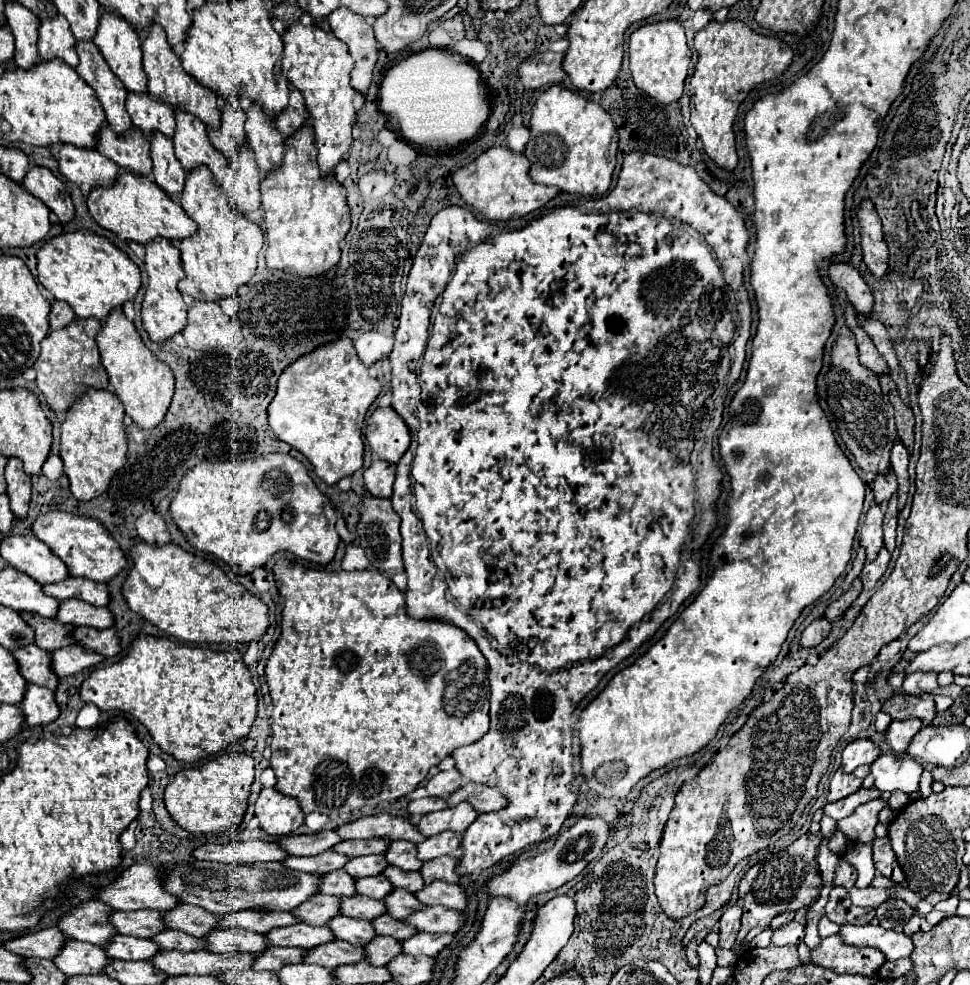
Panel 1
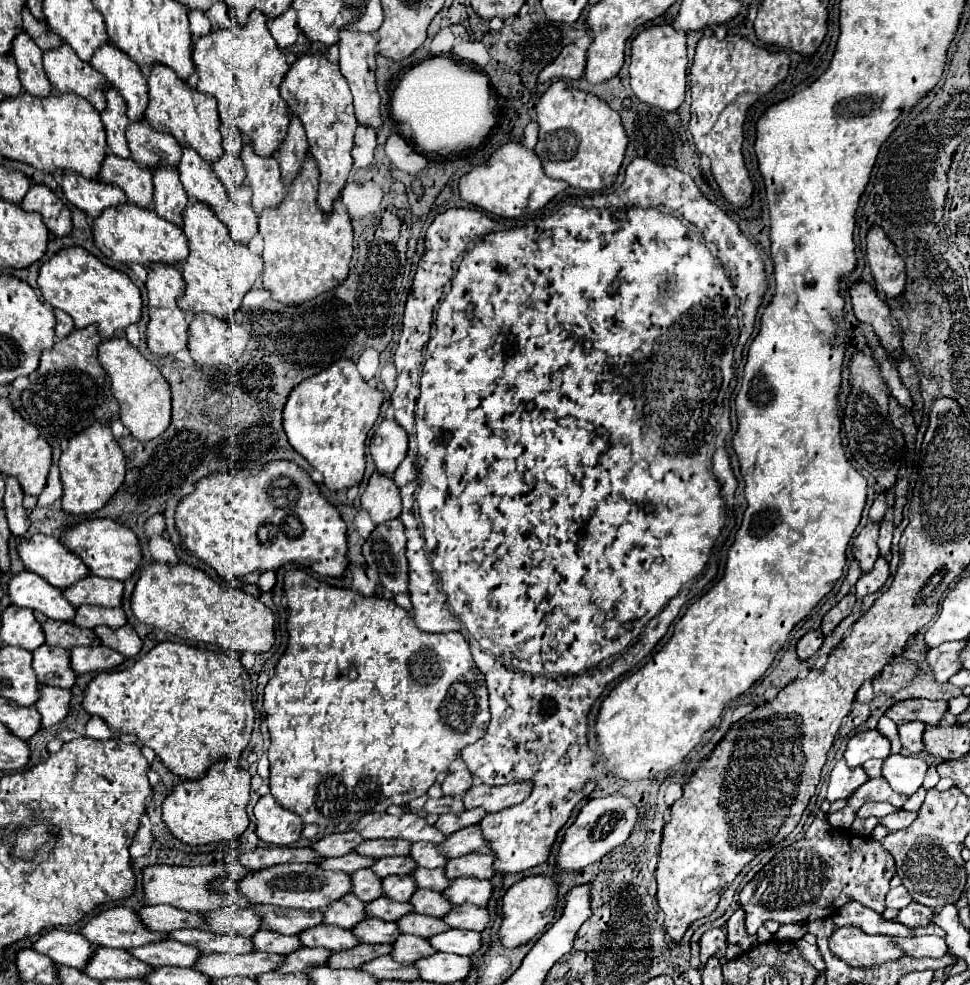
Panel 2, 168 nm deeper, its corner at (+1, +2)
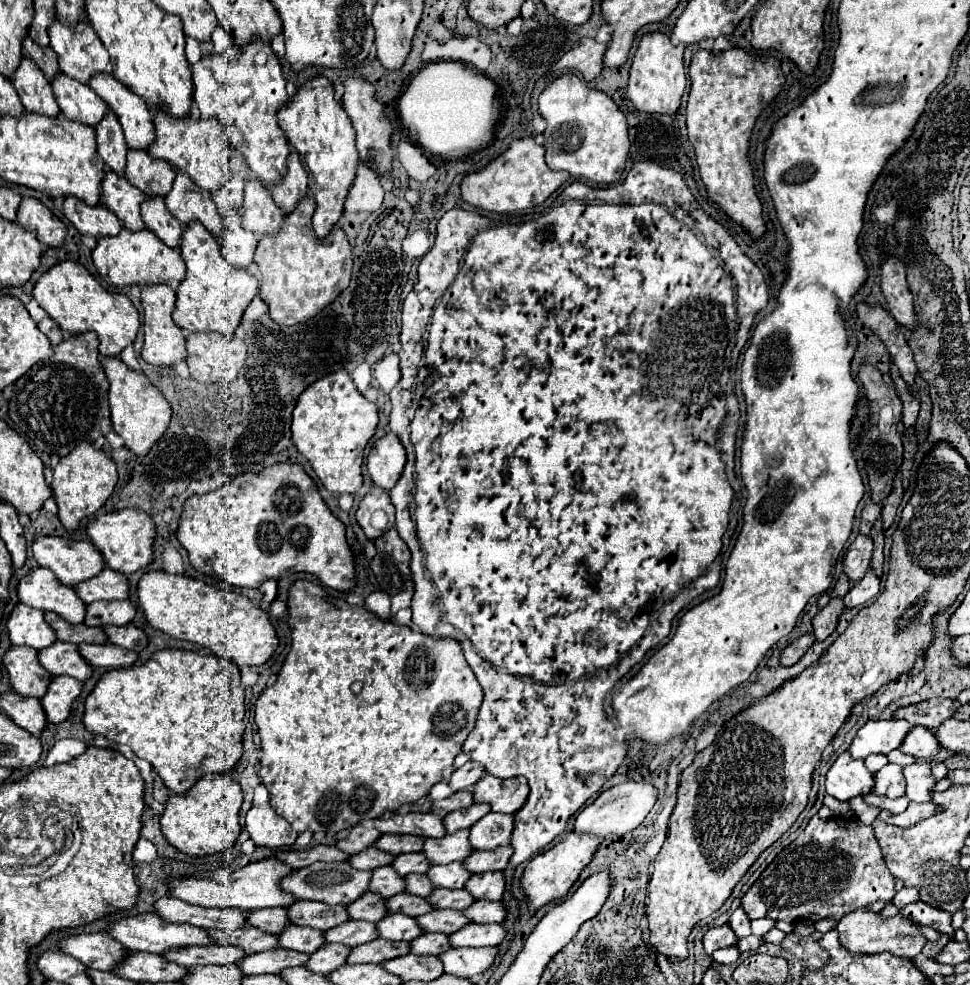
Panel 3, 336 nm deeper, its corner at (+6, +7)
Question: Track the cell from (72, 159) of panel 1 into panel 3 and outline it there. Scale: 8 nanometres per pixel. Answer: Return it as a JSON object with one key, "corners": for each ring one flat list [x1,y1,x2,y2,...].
{"corners":[[67,195,63,203,63,213,81,233,91,237,117,235,117,231,121,231,121,223,117,221,117,215,103,203,87,205,79,197]]}

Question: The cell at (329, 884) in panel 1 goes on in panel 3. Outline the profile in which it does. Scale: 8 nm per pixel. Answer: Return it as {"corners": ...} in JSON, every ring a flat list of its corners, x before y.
{"corners":[[377,867,371,871,371,881,369,881,369,891,379,893,383,899,389,899,405,889,403,877,399,877,393,867]]}

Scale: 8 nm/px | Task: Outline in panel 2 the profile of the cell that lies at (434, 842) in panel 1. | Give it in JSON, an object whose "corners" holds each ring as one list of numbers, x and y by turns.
{"corners":[[468,826,462,828,458,832,454,832,452,836,446,838,446,842,438,844,438,848,442,848,442,852,450,858,458,858,462,854,470,854,476,852,478,848,488,846,488,840,482,836,480,826]]}

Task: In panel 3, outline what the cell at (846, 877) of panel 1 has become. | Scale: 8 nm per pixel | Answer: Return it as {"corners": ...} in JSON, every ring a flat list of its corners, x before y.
{"corners":[[813,815,801,835,787,845,759,875,759,879,749,887,749,891,741,899,743,911,749,919,769,917,775,921,787,923,815,923,825,917,843,917,855,909,869,907,877,901,891,901,895,895,895,877,885,867,883,853,877,845,871,825,863,825,861,821,847,819,821,819]]}

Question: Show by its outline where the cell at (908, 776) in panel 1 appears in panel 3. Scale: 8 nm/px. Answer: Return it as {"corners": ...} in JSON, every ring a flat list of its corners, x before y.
{"corners":[[913,763,903,767,903,777,907,781,907,795,911,801,923,803,931,801,931,791,933,791,933,775,931,775,931,765,929,763]]}

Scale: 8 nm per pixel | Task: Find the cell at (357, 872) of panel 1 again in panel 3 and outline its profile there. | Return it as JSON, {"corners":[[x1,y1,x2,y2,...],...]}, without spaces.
{"corners":[[401,853,397,857,393,857,393,869,405,877,409,873,427,873,429,869,429,861,425,859,423,853]]}

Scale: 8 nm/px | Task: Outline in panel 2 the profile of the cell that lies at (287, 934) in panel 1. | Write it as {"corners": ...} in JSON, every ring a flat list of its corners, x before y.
{"corners":[[314,926,308,928,306,932,300,934,300,940,304,946,310,948,328,948,332,952,340,952,340,950,352,950,354,946,358,946,358,938,352,934,352,930,344,930,338,926]]}

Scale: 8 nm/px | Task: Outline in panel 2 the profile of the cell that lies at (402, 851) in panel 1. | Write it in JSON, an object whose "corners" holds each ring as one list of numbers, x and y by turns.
{"corners":[[414,842,410,856,422,868,444,868,448,860,446,856,442,856,442,852,434,842]]}

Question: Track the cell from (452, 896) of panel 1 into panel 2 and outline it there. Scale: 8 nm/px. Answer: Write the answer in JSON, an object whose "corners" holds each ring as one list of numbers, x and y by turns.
{"corners":[[456,878,452,880,450,888,444,890,444,896,460,906,460,904,476,904,476,906,482,906,486,908,488,906,488,900,492,896,492,882,490,880,480,880,480,878]]}

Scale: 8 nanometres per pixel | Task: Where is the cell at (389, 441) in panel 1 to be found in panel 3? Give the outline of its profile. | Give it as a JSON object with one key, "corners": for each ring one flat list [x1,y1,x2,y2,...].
{"corners":[[387,431,375,441,367,457,367,471,375,485,389,491,397,483,405,467,405,447,399,443,397,435]]}

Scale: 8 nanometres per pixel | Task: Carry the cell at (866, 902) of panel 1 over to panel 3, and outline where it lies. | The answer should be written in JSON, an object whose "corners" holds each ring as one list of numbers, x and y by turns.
{"corners":[[903,887,903,889,897,891,897,895,893,897,893,905,895,905,897,909,901,909,901,907,905,907,907,903,917,901,917,899,919,899,919,893,917,893,915,887]]}

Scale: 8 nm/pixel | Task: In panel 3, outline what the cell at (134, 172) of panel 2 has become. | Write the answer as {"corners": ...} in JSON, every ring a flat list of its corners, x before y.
{"corners":[[107,171,105,179,101,183,101,191,103,191,101,193,103,203,111,211,115,211,121,225,125,225,133,231,145,227,141,213,139,213,139,205,145,199,145,195,141,195,141,191,137,191,137,187,133,187,133,183,125,181,125,177,117,175,115,171]]}

